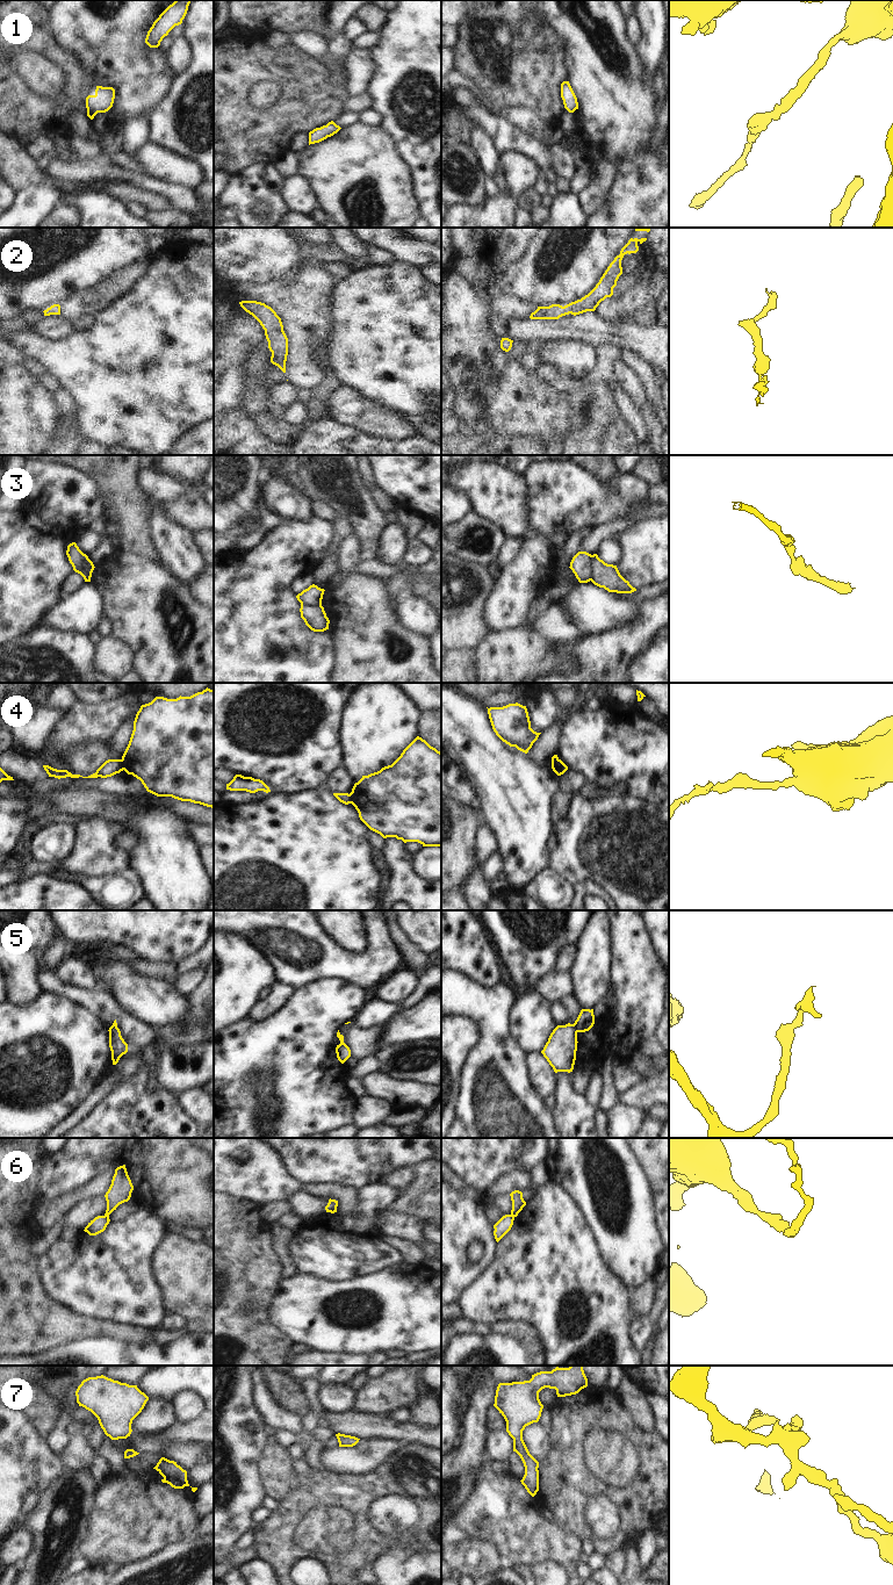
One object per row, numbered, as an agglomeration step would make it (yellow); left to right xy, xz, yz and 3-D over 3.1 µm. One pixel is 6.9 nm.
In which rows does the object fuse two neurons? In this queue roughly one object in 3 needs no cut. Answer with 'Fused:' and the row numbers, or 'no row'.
Fused: 3, 4, 5, 6

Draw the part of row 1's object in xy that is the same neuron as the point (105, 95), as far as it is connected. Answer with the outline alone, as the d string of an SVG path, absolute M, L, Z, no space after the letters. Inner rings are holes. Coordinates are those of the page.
M96 86L95 94L86 98L87 116L93 120L98 113L108 111L113 107L114 99L113 87Z

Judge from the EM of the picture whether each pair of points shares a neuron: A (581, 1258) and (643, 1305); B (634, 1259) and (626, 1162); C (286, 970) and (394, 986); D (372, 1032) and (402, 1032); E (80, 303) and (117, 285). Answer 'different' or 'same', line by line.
A: different
B: same
C: different
D: different
E: same

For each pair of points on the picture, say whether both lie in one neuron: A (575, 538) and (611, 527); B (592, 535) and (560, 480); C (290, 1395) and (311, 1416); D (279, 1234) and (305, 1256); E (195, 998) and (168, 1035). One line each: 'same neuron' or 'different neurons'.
A: different neurons
B: different neurons
C: different neurons
D: different neurons
E: same neuron

